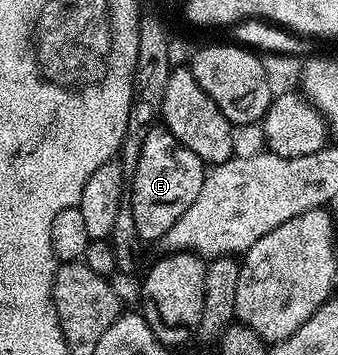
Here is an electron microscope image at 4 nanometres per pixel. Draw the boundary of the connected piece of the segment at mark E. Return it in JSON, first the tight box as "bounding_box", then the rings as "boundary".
{"bounding_box":[130,125,206,240],"boundary":[[[153,125],[150,133],[146,133],[146,141],[142,141],[138,165],[130,176],[130,206],[134,213],[134,229],[138,229],[140,240],[163,240],[170,225],[174,225],[174,221],[178,221],[178,217],[182,217],[182,213],[186,213],[186,209],[194,205],[194,197],[198,197],[198,192],[202,189],[205,174],[206,164],[198,156],[190,153],[190,149],[186,149],[186,145],[182,145],[182,141],[174,138],[164,126]]]}

